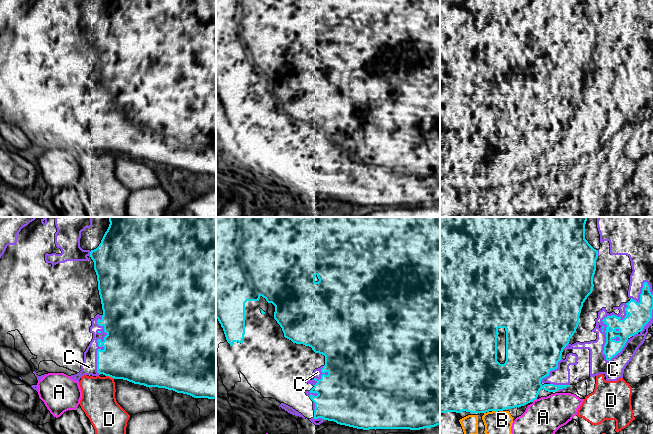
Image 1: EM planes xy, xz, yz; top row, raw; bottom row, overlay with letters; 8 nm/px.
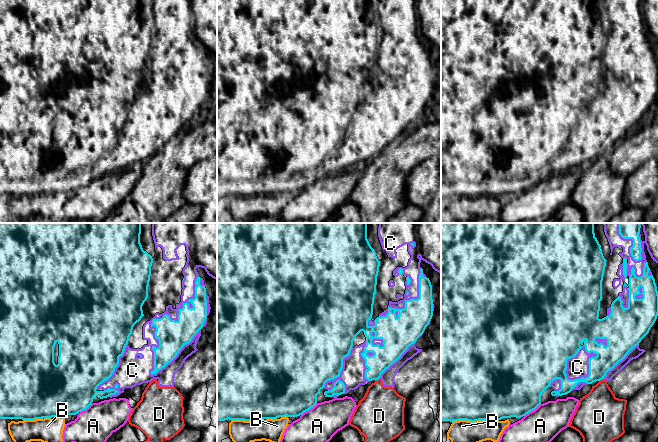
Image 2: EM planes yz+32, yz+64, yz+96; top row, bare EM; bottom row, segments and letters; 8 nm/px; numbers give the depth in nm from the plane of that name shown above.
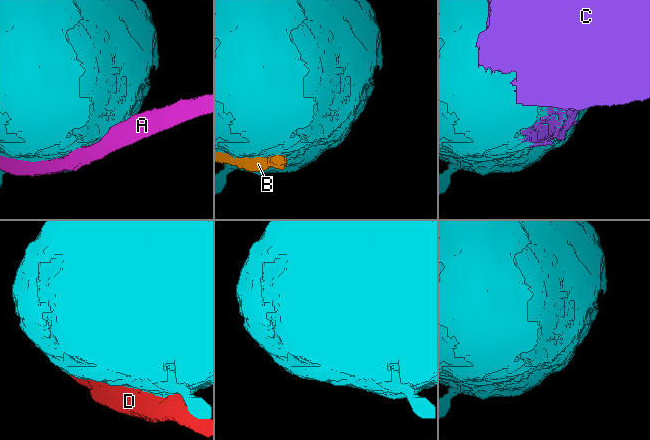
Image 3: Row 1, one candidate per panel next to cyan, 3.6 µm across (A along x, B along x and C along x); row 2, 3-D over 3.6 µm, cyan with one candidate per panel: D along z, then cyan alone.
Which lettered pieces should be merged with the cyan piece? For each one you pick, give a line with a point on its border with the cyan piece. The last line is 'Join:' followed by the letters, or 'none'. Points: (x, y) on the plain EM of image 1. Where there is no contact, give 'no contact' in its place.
Join: none

